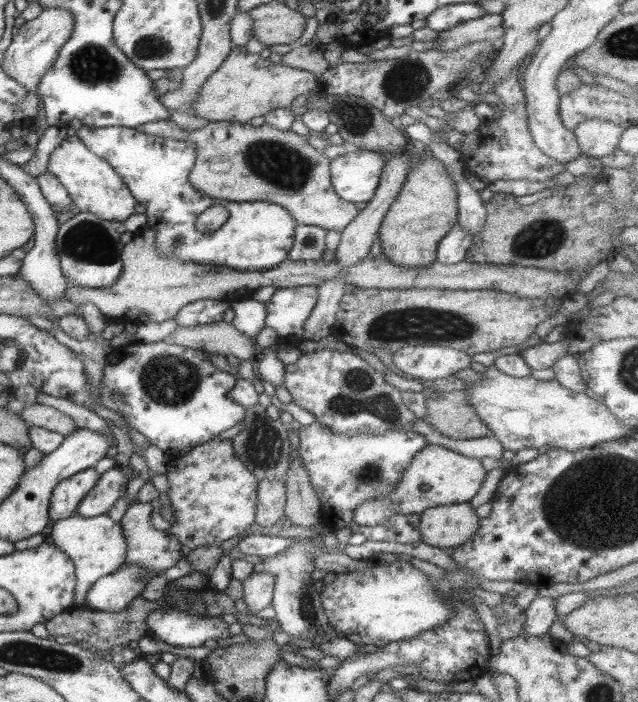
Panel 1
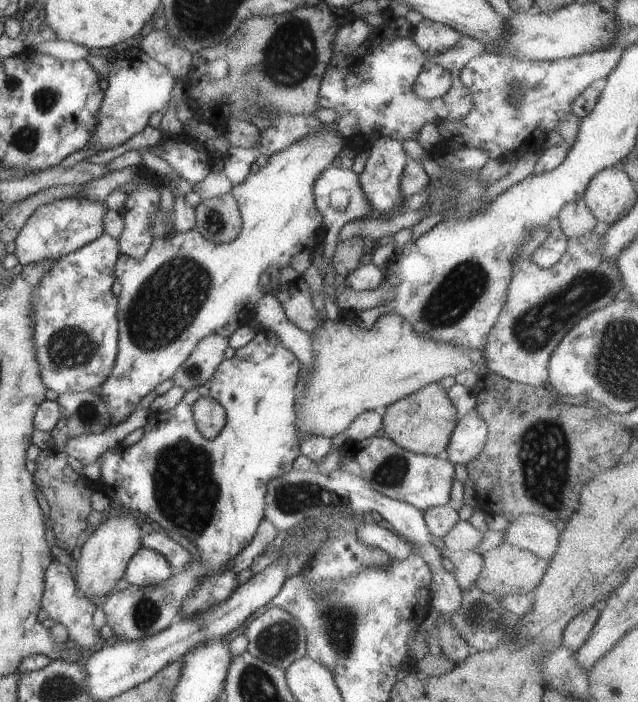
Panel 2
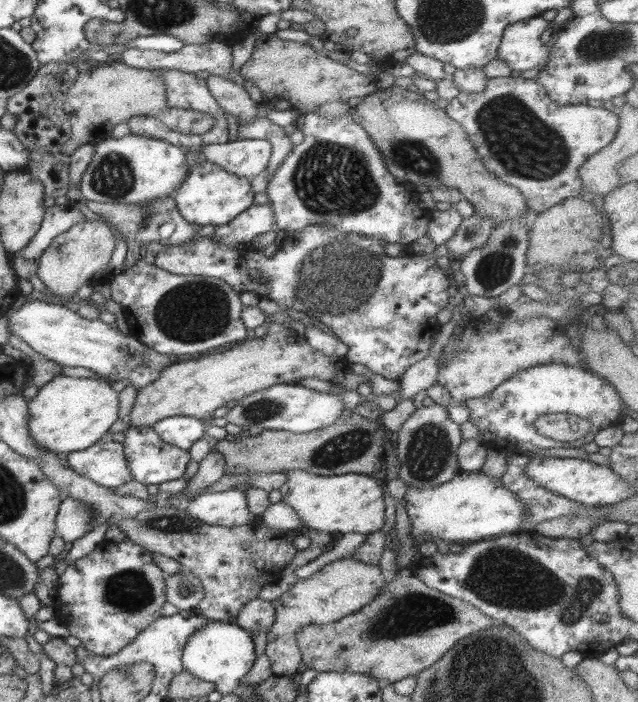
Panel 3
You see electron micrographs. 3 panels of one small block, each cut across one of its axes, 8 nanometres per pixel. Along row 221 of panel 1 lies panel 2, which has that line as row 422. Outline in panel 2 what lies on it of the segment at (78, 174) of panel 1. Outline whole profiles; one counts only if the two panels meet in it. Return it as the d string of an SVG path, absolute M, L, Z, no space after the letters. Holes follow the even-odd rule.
M324 128L312 136L302 138L288 150L270 156L267 164L258 172L233 186L231 193L239 204L242 230L236 240L216 244L206 240L197 227L153 240L142 260L120 254L116 261L115 280L122 287L118 299L118 352L115 365L108 380L104 382L100 396L108 404L108 416L112 426L128 420L134 407L144 396L150 394L158 384L168 380L180 364L192 354L196 344L208 335L229 336L241 325L250 323L254 318L256 304L270 294L270 288L259 286L258 280L266 270L272 270L270 286L280 278L282 268L291 266L290 260L302 250L313 251L324 243L325 228L323 216L316 208L314 183L323 170L338 163L338 154L346 142L340 134Z

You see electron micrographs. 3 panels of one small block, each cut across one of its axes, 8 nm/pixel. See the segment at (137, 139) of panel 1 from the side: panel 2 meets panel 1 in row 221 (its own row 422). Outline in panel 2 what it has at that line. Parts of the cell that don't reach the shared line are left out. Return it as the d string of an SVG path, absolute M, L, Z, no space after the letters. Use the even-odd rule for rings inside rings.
M258 330L248 344L235 350L232 358L221 362L210 380L184 394L174 408L150 413L138 444L126 448L120 443L97 460L101 466L98 489L111 499L111 506L140 514L160 529L182 534L197 546L197 555L202 552L200 564L206 574L200 576L194 590L184 600L179 619L204 616L210 608L226 602L228 596L238 590L237 572L232 572L228 564L250 544L265 518L268 482L290 472L292 463L301 454L296 432L299 371L298 359L282 344L282 340L270 330ZM202 396L214 398L228 412L228 426L212 440L204 438L195 421L194 404Z

